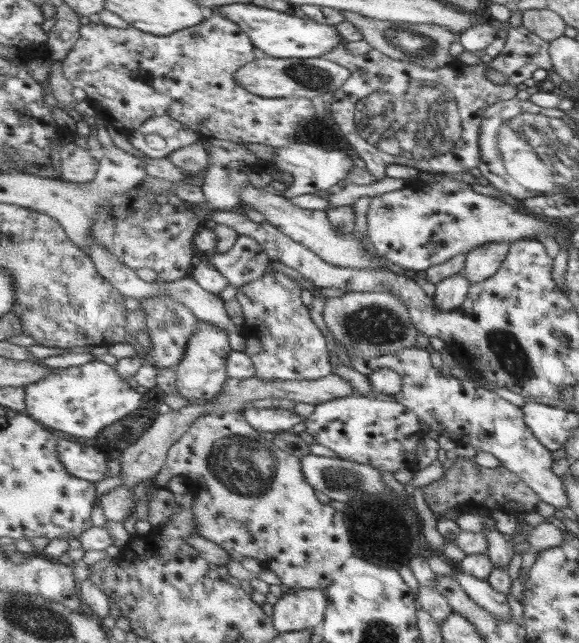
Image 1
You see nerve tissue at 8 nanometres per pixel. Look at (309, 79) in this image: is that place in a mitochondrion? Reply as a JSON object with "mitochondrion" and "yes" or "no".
{"mitochondrion":"yes"}

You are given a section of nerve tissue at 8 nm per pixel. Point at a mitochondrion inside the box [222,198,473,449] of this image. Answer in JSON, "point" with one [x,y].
{"point":[378,326]}

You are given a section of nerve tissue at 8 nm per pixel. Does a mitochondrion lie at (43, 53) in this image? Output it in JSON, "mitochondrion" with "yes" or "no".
{"mitochondrion":"no"}

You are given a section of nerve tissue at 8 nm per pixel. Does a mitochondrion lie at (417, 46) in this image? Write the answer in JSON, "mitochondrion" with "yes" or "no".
{"mitochondrion":"yes"}

